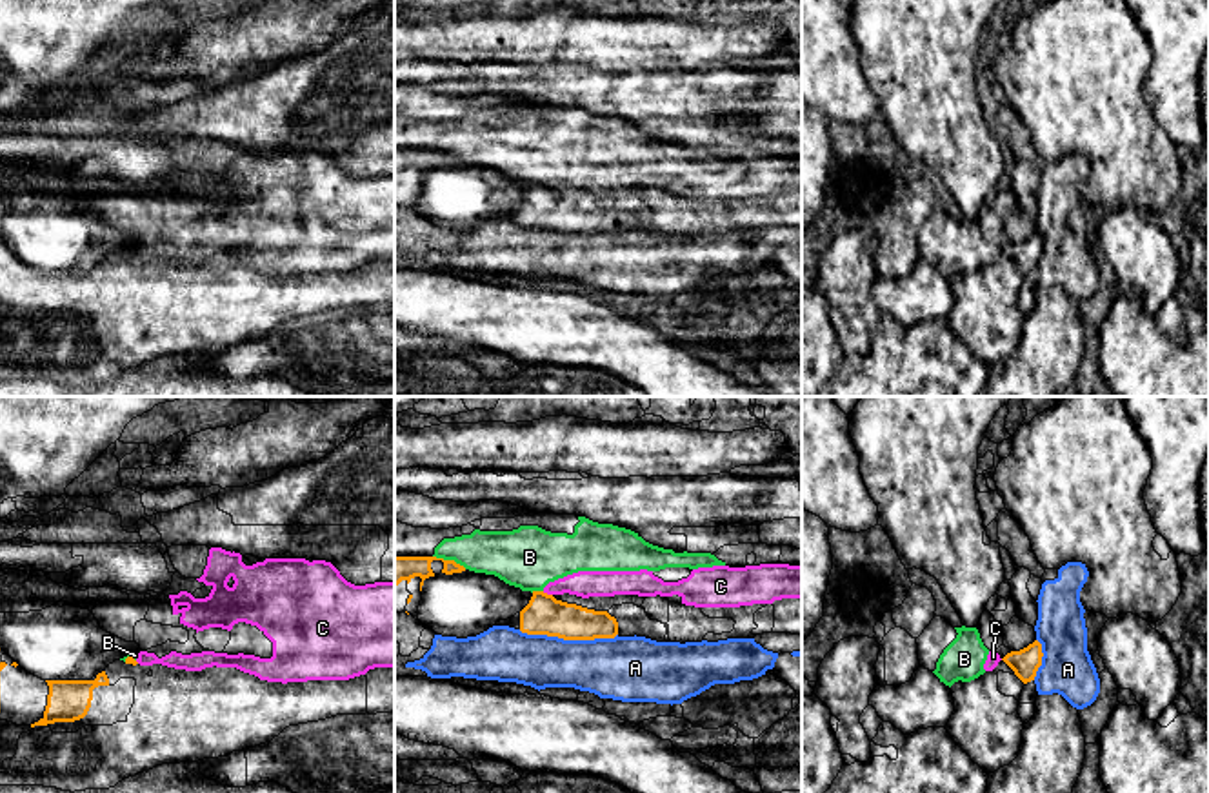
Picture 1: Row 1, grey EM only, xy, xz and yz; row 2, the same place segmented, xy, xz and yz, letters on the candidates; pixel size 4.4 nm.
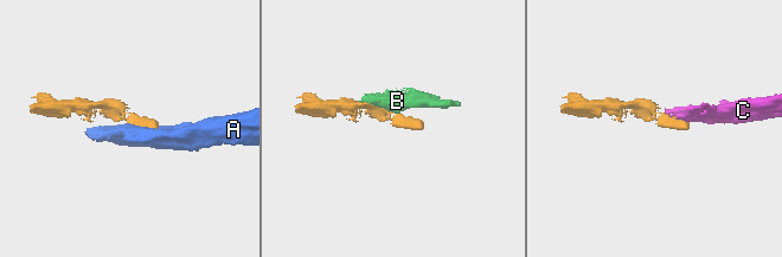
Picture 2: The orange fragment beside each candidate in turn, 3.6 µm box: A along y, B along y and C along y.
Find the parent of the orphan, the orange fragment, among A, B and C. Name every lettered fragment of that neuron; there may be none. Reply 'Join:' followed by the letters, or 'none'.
Join: none

